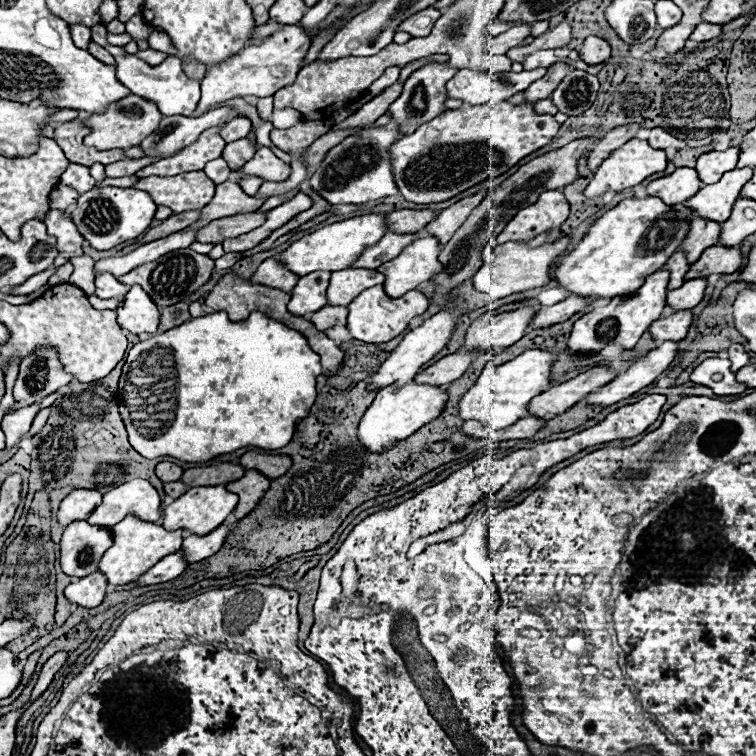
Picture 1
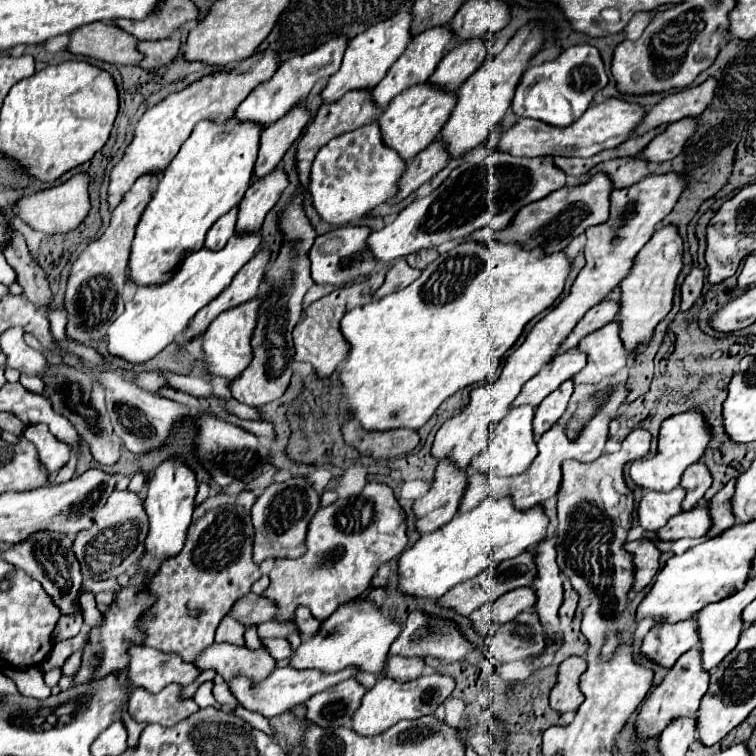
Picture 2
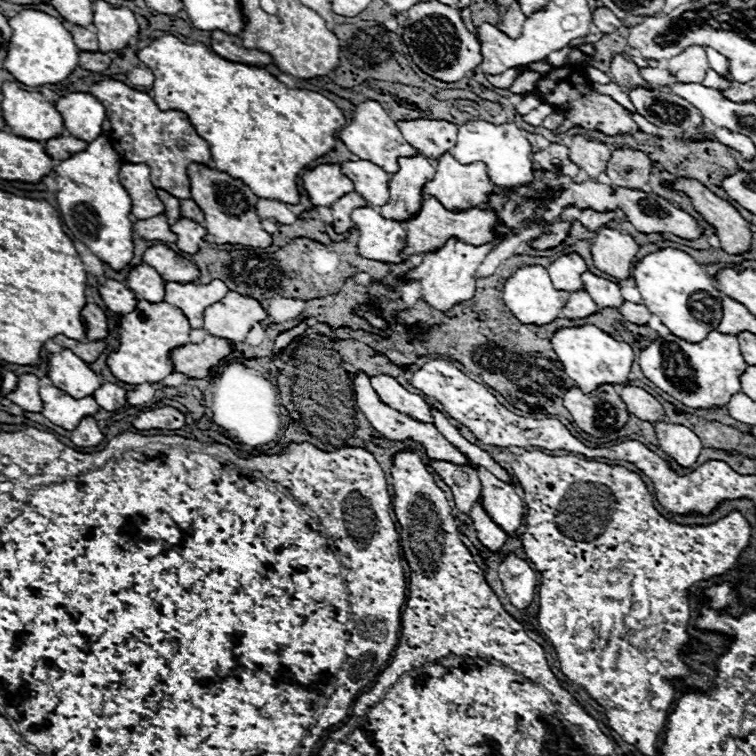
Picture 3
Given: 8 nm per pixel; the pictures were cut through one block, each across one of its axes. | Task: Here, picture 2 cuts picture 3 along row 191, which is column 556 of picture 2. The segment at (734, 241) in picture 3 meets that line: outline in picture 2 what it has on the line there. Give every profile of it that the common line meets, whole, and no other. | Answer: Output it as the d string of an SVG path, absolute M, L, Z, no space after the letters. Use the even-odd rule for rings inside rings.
M568 656L558 668L558 680L550 694L550 706L558 712L576 710L582 702L582 692L578 686L580 674L586 670L584 656Z

